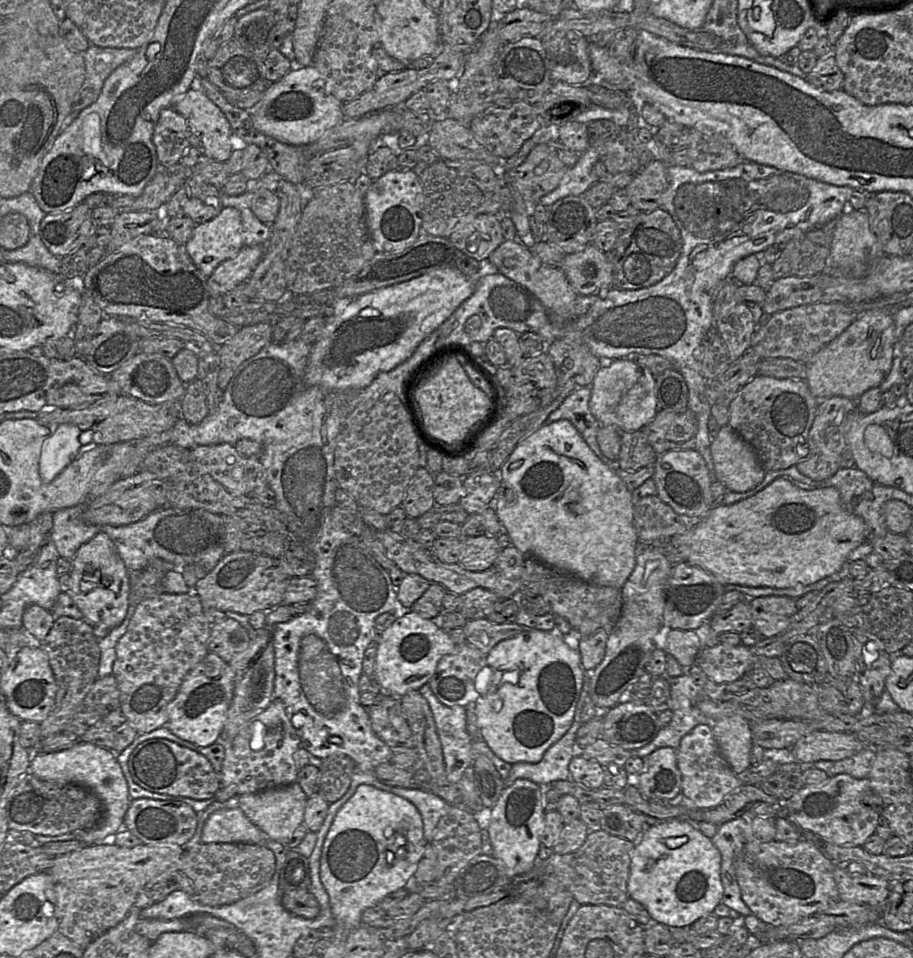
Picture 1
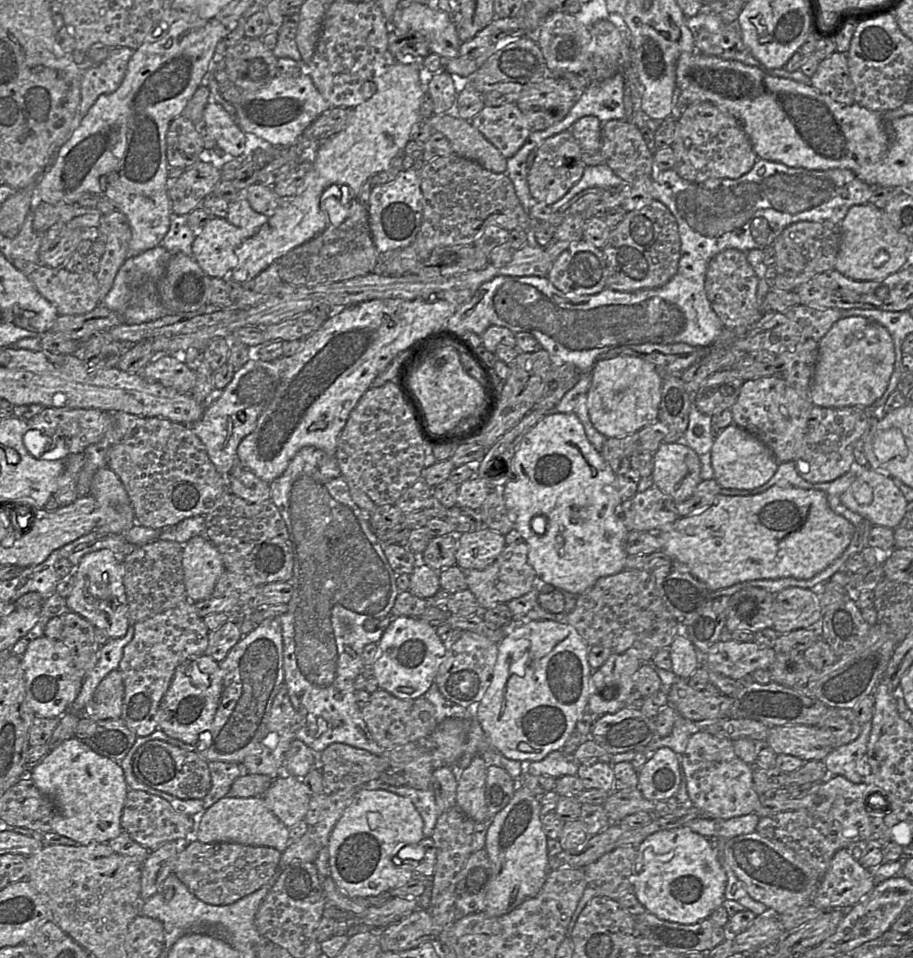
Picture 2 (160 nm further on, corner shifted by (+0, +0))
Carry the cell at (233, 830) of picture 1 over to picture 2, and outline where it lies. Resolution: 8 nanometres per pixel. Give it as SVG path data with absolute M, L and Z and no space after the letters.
M226 796L212 805L202 818L197 840L203 843L234 842L250 846L272 847L284 852L290 844L289 830L266 806L262 797Z

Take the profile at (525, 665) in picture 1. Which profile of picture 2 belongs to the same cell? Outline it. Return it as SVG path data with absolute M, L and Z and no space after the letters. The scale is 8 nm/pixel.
M532 620L520 623L513 632L506 635L498 643L498 656L494 665L491 682L482 698L476 705L475 717L483 729L485 735L497 751L506 759L518 762L538 762L543 760L548 754L554 751L560 751L568 738L575 732L577 721L587 711L588 700L590 697L590 678L593 672L588 662L589 646L577 631L568 624L550 620Z

